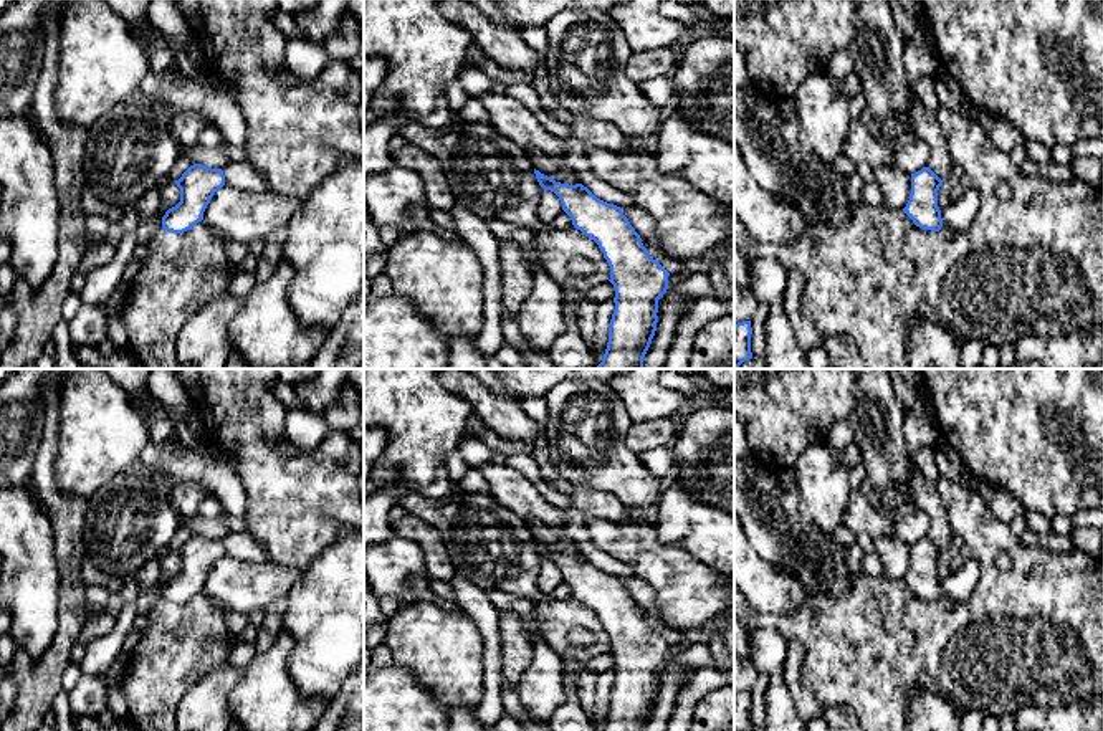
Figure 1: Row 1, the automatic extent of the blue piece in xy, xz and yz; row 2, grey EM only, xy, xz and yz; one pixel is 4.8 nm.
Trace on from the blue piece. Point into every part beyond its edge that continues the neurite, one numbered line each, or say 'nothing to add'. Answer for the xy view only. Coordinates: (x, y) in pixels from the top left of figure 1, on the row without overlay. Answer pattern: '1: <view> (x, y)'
nothing to add

